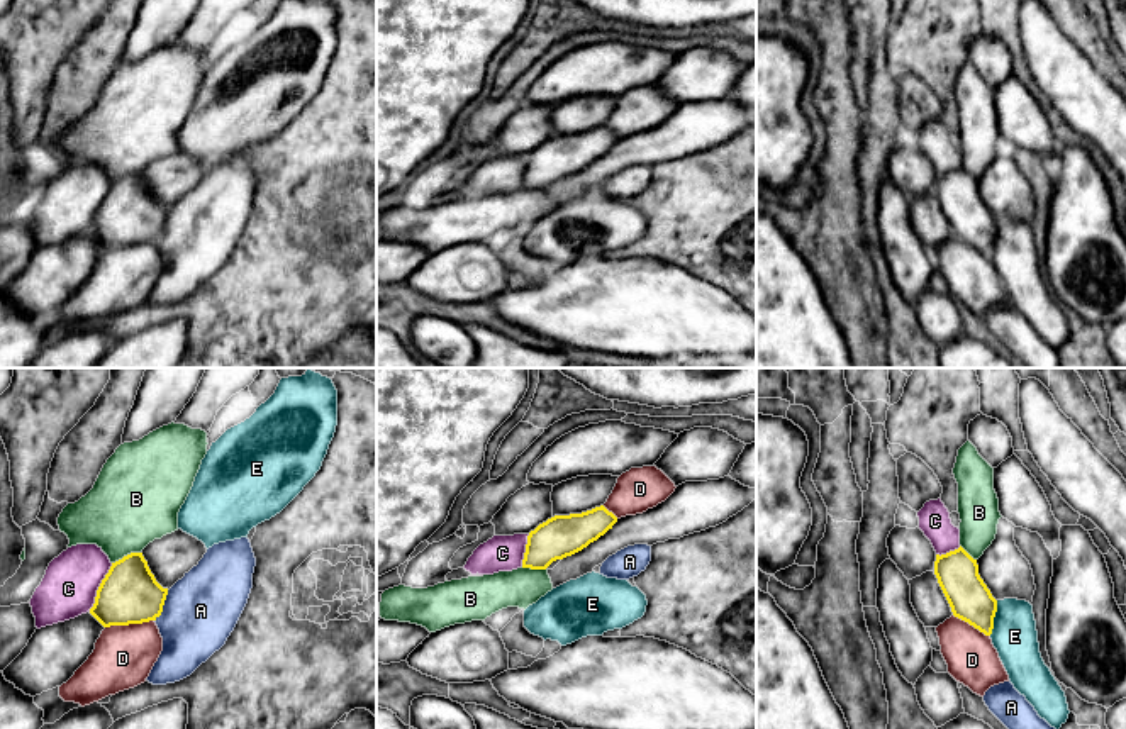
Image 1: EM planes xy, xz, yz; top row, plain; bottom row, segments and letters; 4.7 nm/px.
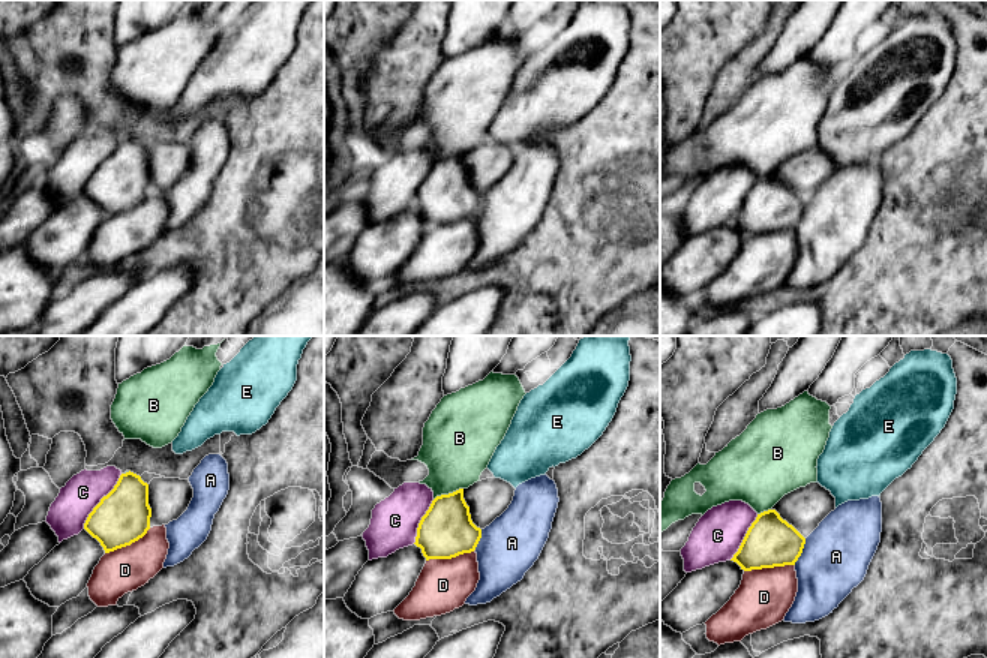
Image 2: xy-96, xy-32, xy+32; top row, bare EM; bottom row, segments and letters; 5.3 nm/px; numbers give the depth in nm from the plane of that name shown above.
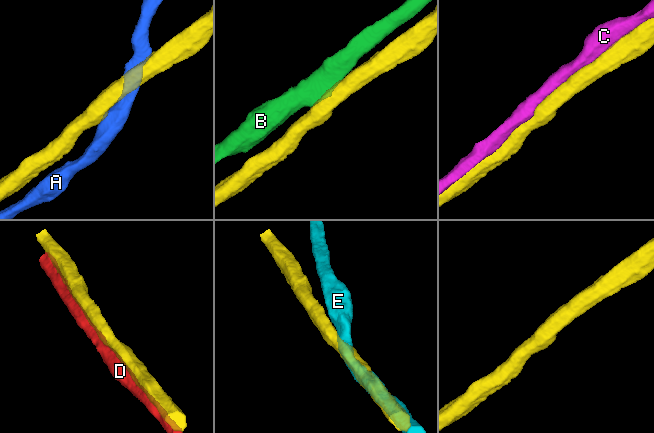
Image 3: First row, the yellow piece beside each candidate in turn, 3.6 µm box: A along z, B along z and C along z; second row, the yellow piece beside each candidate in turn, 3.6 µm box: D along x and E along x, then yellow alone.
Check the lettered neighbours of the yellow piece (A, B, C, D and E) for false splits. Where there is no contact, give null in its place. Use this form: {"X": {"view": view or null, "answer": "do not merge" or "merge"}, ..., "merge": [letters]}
{"A": {"view": "xy", "answer": "do not merge"}, "B": {"view": "xy", "answer": "do not merge"}, "C": {"view": "xy", "answer": "do not merge"}, "D": {"view": "xy", "answer": "do not merge"}, "E": {"view": "yz", "answer": "do not merge"}, "merge": []}

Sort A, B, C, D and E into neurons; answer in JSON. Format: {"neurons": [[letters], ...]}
{"neurons": [["A"], ["B"], ["C"], ["D"], ["E"]]}

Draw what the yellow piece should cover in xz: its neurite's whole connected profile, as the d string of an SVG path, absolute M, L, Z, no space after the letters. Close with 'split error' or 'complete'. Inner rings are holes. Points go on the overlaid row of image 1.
M604 505L582 514L555 515L527 536L522 568L546 570L604 536L617 517Z | complete

